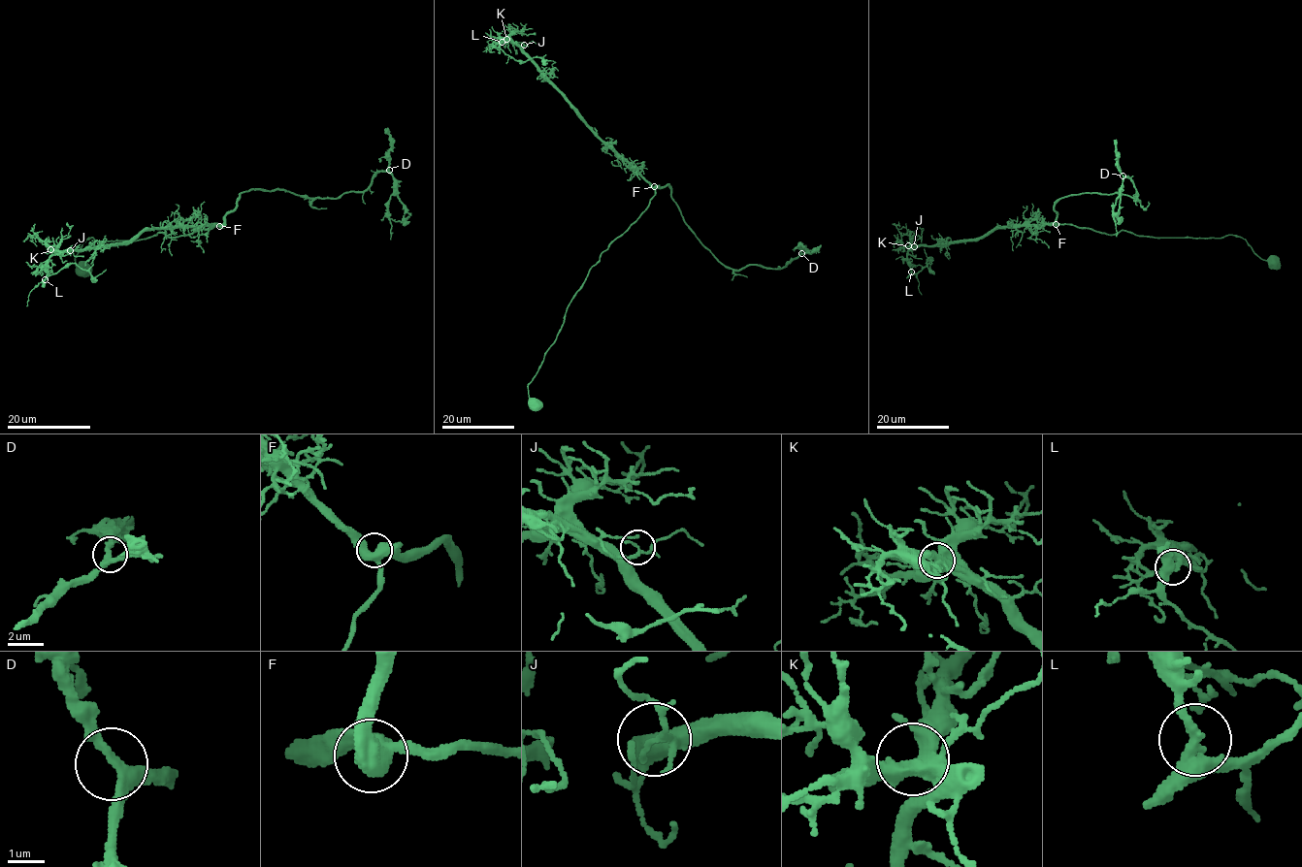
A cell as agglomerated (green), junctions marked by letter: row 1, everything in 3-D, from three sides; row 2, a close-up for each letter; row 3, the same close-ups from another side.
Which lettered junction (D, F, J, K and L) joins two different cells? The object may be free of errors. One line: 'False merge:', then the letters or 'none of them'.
False merge: none of them

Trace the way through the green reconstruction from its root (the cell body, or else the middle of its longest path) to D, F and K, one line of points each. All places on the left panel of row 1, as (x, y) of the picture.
D: (82, 270), (76, 257), (90, 237), (188, 235), (221, 225), (249, 189), (340, 198), (364, 191), (389, 170)
F: (82, 270), (76, 266), (76, 257), (90, 237), (96, 240), (138, 240), (159, 232), (179, 237), (219, 226)
K: (82, 270), (76, 257), (90, 237), (179, 237), (220, 225), (147, 228), (126, 242), (50, 249)

